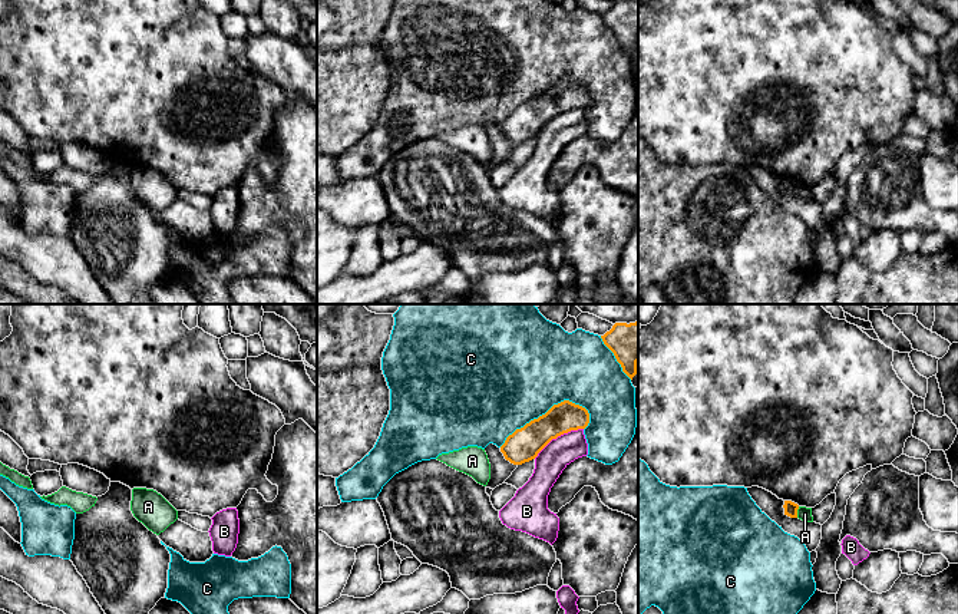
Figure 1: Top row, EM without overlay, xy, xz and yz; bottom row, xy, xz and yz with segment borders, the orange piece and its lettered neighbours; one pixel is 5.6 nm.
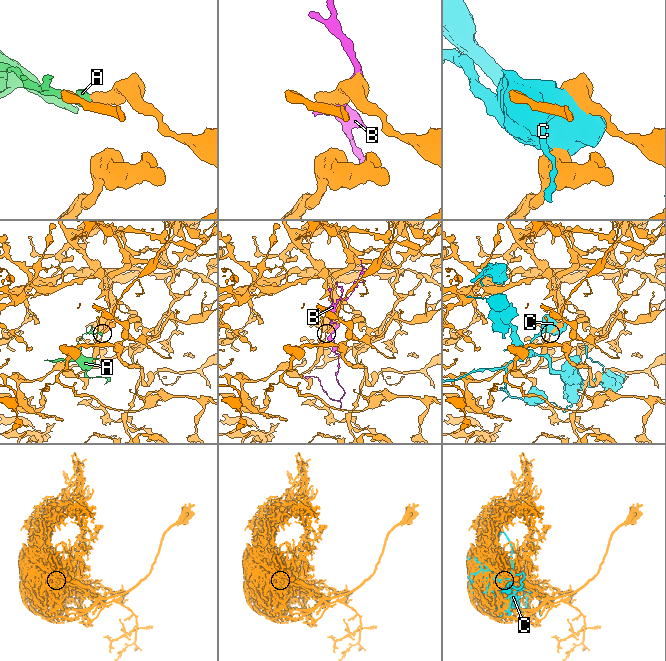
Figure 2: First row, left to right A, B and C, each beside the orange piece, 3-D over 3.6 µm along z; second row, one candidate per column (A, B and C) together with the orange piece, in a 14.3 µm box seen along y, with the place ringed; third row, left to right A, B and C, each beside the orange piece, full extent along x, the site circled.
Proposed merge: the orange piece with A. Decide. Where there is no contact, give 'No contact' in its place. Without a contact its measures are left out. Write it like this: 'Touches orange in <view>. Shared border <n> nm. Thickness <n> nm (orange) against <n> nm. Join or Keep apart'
Touches orange in yz. Shared border 70 nm. Thickness 80 nm (orange) against 80 nm. Keep apart

